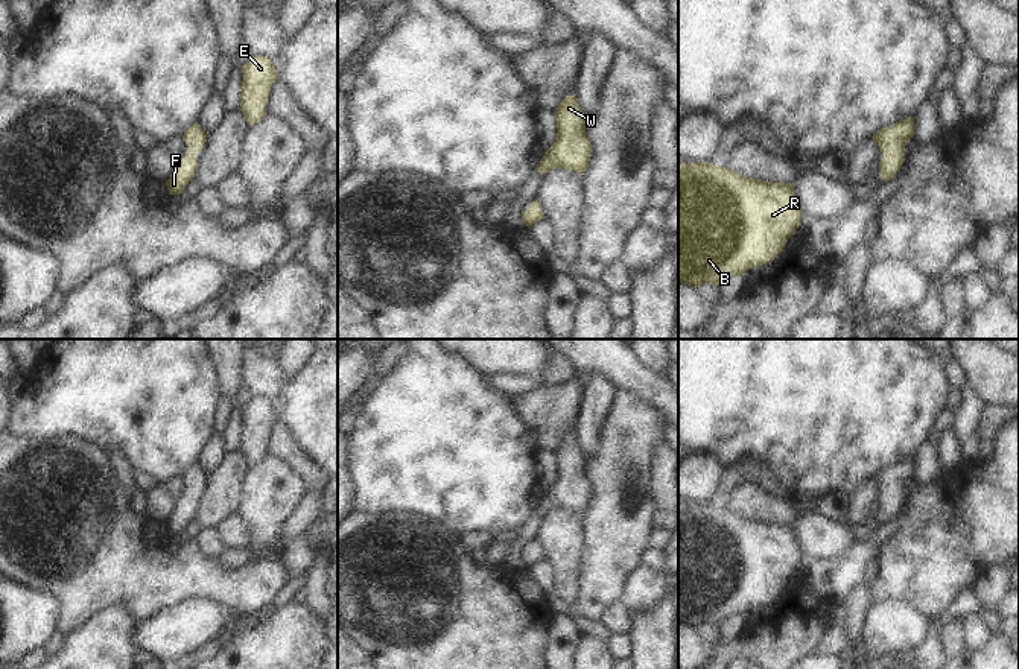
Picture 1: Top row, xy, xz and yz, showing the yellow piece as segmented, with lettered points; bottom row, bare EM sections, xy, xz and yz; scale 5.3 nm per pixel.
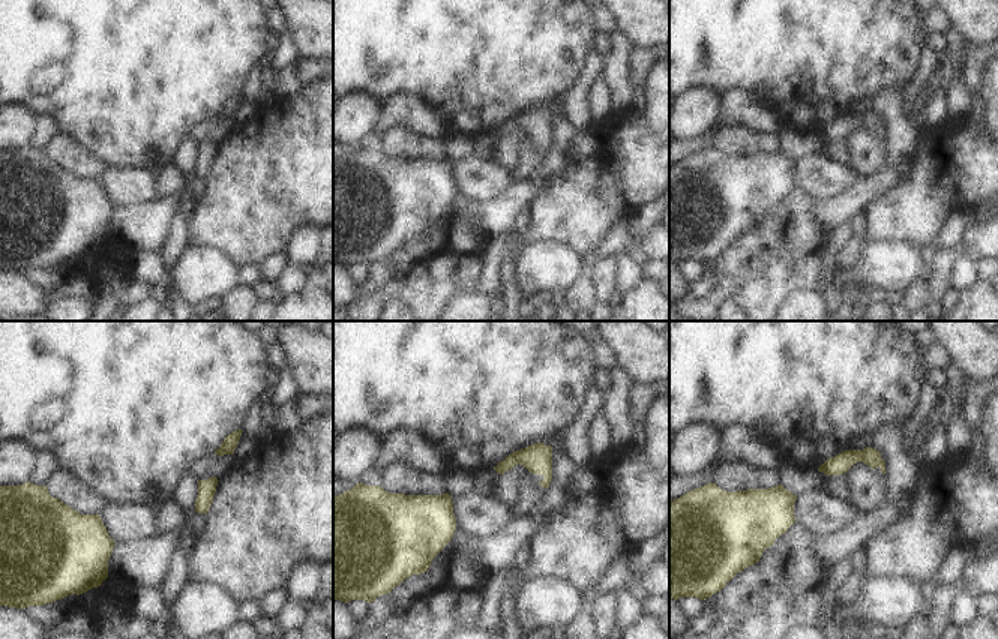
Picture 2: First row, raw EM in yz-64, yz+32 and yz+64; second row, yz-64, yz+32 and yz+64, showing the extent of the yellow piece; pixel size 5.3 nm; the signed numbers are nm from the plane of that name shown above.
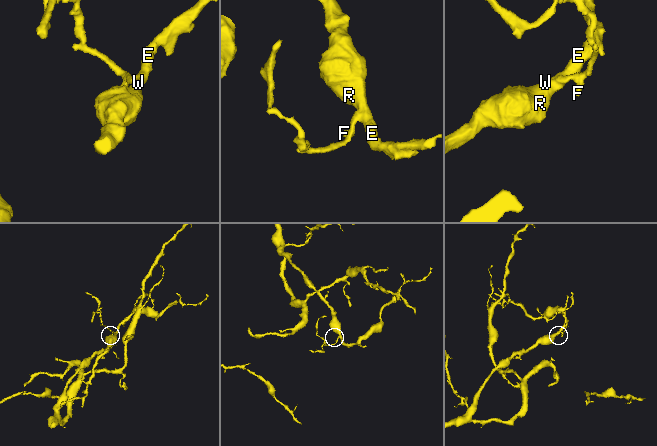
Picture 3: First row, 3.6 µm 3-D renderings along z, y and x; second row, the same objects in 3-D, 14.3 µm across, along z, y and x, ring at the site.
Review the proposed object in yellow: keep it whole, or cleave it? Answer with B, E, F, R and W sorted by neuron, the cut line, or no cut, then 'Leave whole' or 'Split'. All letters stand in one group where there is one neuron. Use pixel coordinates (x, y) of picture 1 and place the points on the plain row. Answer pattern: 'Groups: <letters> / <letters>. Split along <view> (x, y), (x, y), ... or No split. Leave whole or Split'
Groups: B E F R W. No split. Leave whole.

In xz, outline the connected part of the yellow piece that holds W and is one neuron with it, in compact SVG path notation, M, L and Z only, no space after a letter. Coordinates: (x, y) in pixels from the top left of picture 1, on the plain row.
M575 435L561 441L555 450L557 480L544 493L537 512L544 517L552 509L570 509L583 517L592 497L586 473L586 458Z

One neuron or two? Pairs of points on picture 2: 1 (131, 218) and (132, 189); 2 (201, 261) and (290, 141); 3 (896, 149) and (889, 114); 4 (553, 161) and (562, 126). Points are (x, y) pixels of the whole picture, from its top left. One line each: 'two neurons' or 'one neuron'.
1: two neurons
2: two neurons
3: one neuron
4: one neuron

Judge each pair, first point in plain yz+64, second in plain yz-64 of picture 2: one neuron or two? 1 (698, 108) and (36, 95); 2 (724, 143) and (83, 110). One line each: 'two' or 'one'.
1: two
2: two

